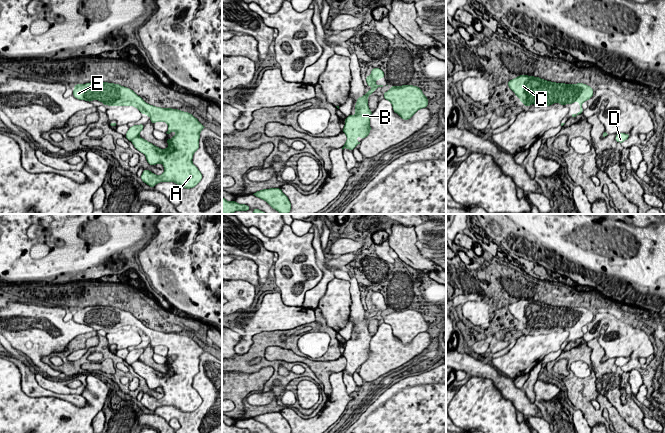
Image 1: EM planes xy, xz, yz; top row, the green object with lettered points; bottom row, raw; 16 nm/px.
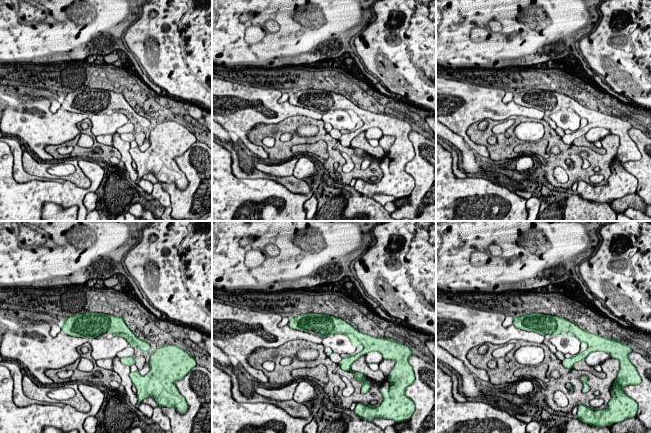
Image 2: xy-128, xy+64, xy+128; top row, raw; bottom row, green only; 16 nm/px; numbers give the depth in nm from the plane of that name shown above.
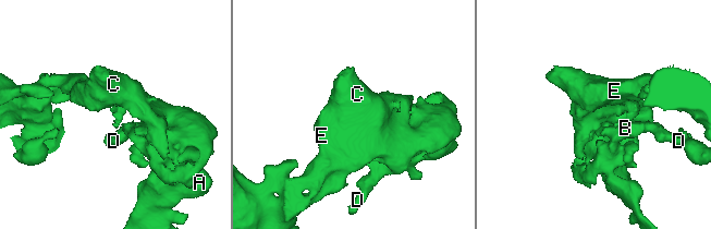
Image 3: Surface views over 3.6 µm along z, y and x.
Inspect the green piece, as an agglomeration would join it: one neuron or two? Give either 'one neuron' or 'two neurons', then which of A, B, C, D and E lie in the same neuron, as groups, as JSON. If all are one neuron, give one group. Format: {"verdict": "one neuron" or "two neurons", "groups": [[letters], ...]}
{"verdict": "one neuron", "groups": [["A", "B", "C", "D", "E"]]}

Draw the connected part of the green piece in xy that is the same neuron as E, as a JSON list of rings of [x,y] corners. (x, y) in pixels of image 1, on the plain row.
[[[108,306],[76,308],[73,320],[88,326],[98,324],[112,331],[134,330],[141,338],[150,341],[151,347],[167,347],[167,358],[176,356],[172,363],[166,363],[168,367],[166,373],[158,372],[139,360],[144,348],[129,351],[125,359],[127,364],[145,379],[149,389],[161,387],[164,391],[164,397],[159,400],[144,393],[141,403],[150,411],[154,412],[160,406],[172,405],[182,412],[190,413],[201,405],[202,398],[192,383],[199,372],[200,356],[205,351],[191,337],[147,328],[130,312]]]

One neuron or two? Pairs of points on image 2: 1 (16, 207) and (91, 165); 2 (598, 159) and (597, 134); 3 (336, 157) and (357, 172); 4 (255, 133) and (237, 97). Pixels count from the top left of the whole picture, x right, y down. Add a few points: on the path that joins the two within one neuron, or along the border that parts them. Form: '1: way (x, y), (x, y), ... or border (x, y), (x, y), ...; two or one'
1: way (40, 193), (80, 193), (89, 189); one
2: border (610, 133), (600, 140); two
3: way (340, 165), (340, 171), (344, 175), (349, 175); one
4: border (256, 125), (249, 132), (248, 138), (264, 149); two

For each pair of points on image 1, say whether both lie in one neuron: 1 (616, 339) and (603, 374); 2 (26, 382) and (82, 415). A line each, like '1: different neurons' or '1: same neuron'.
1: different neurons
2: different neurons

